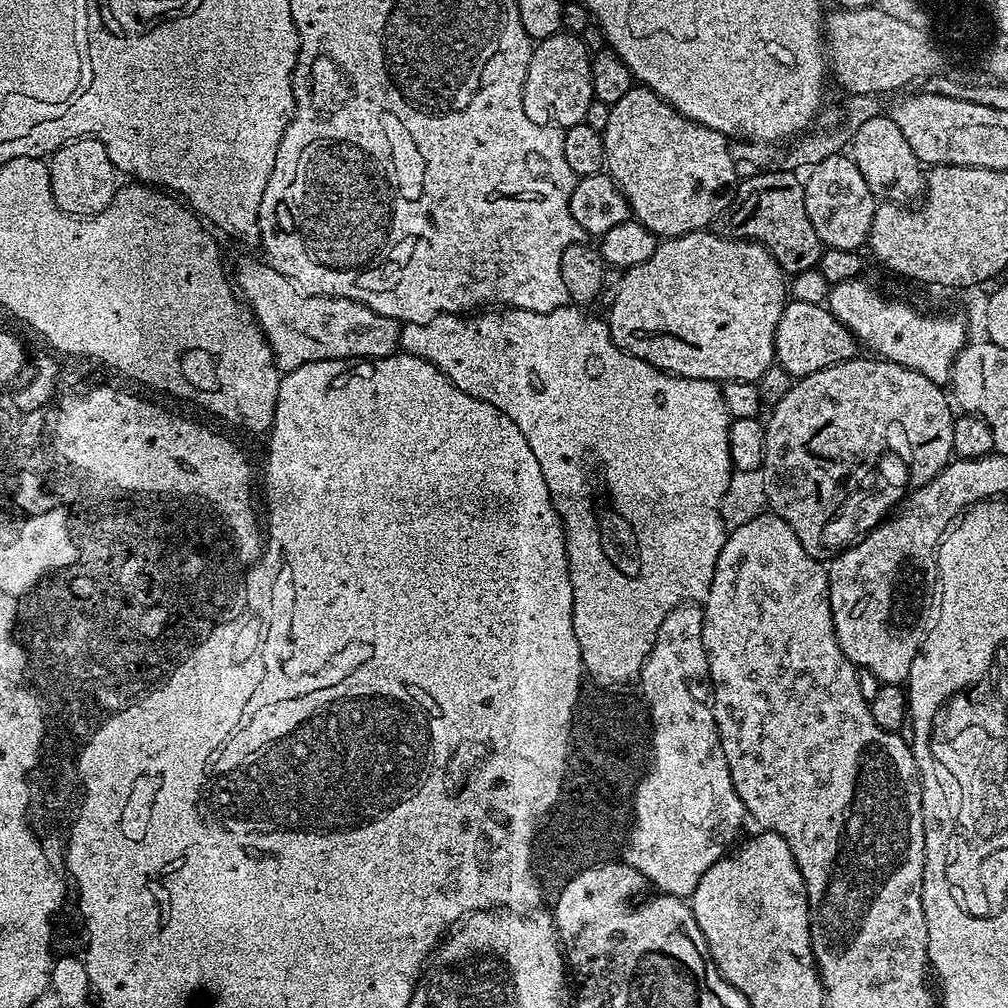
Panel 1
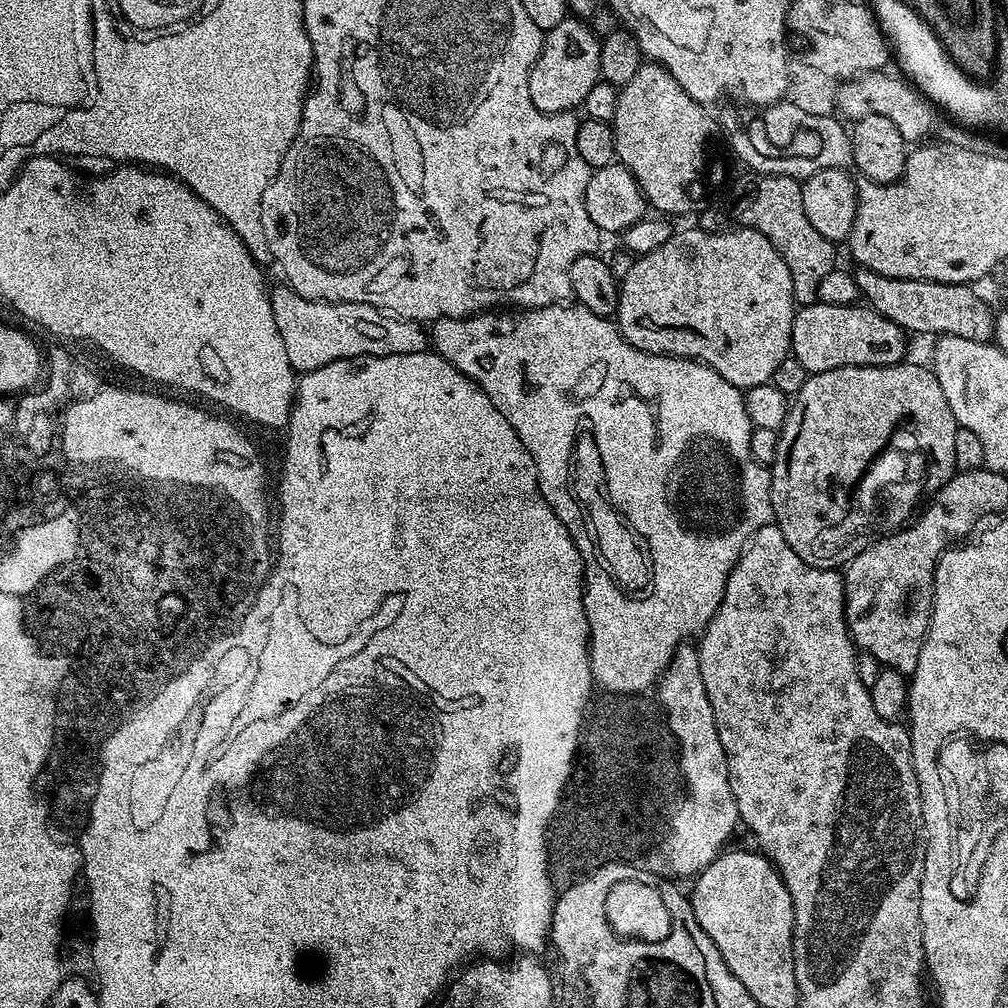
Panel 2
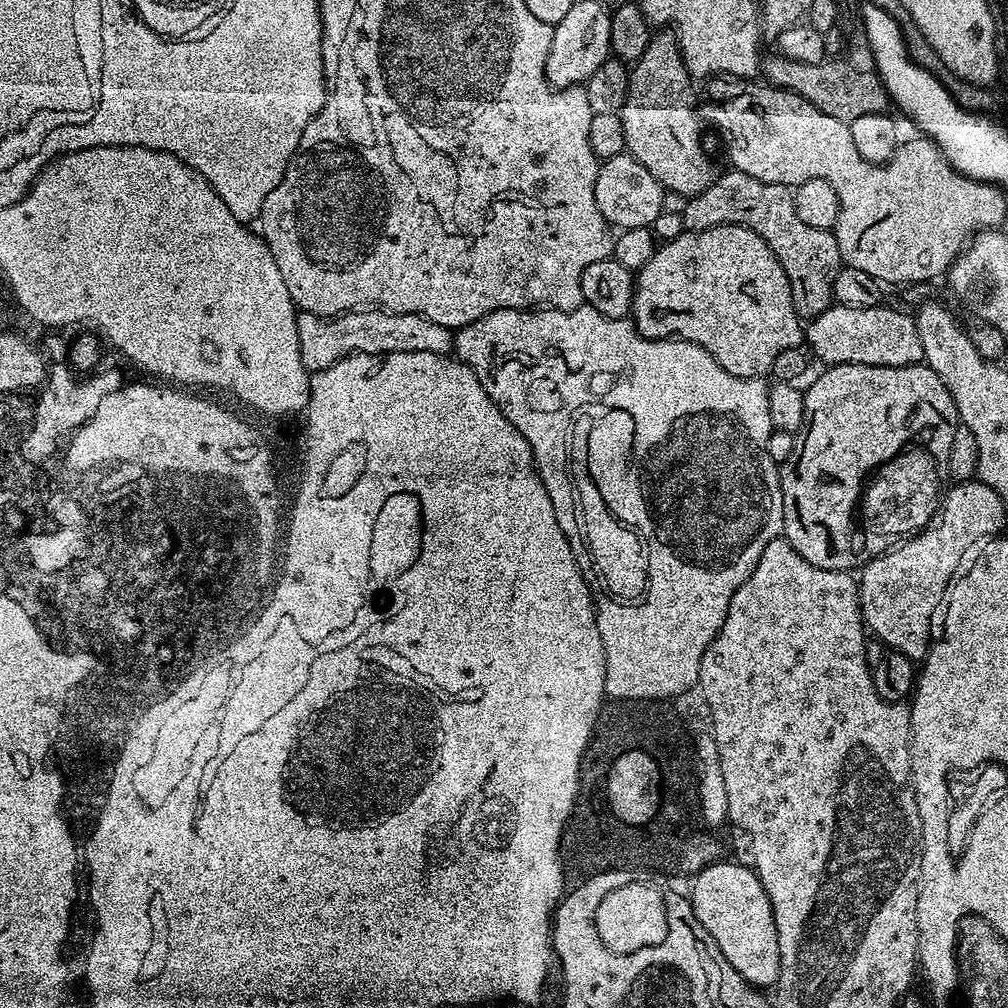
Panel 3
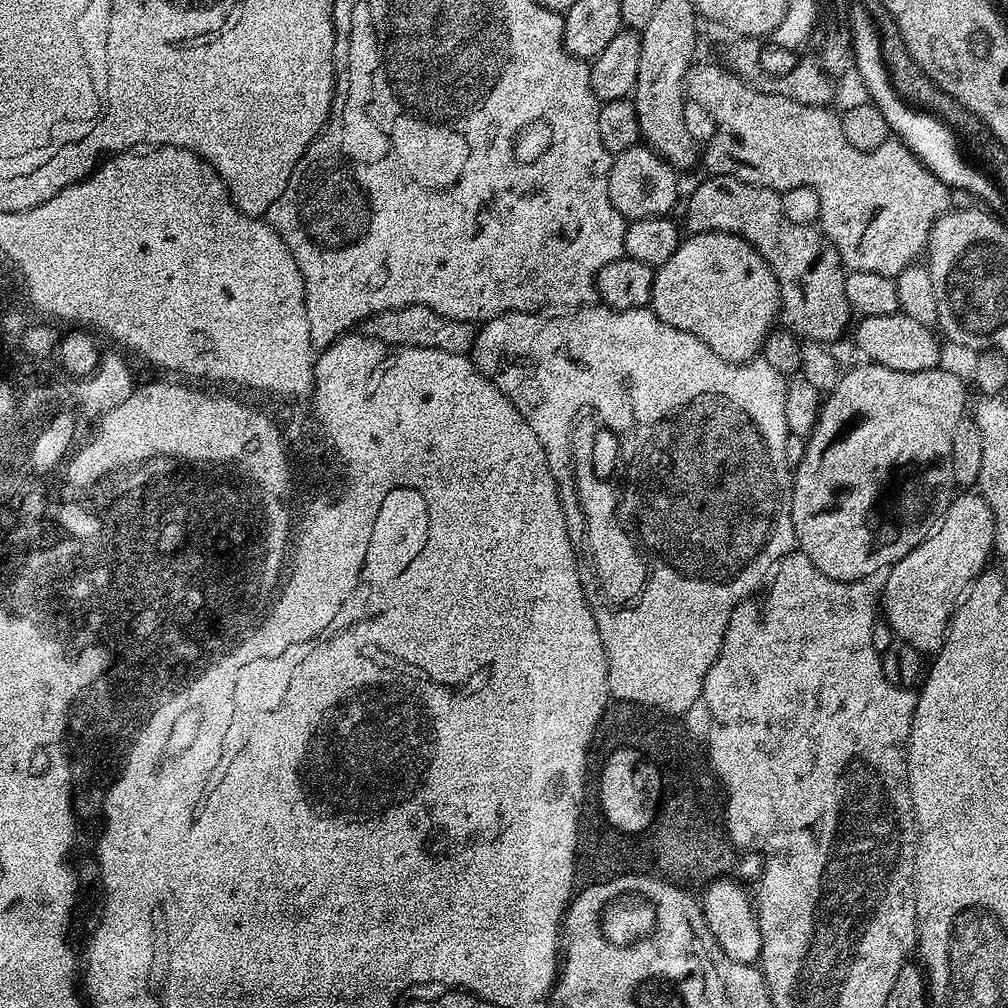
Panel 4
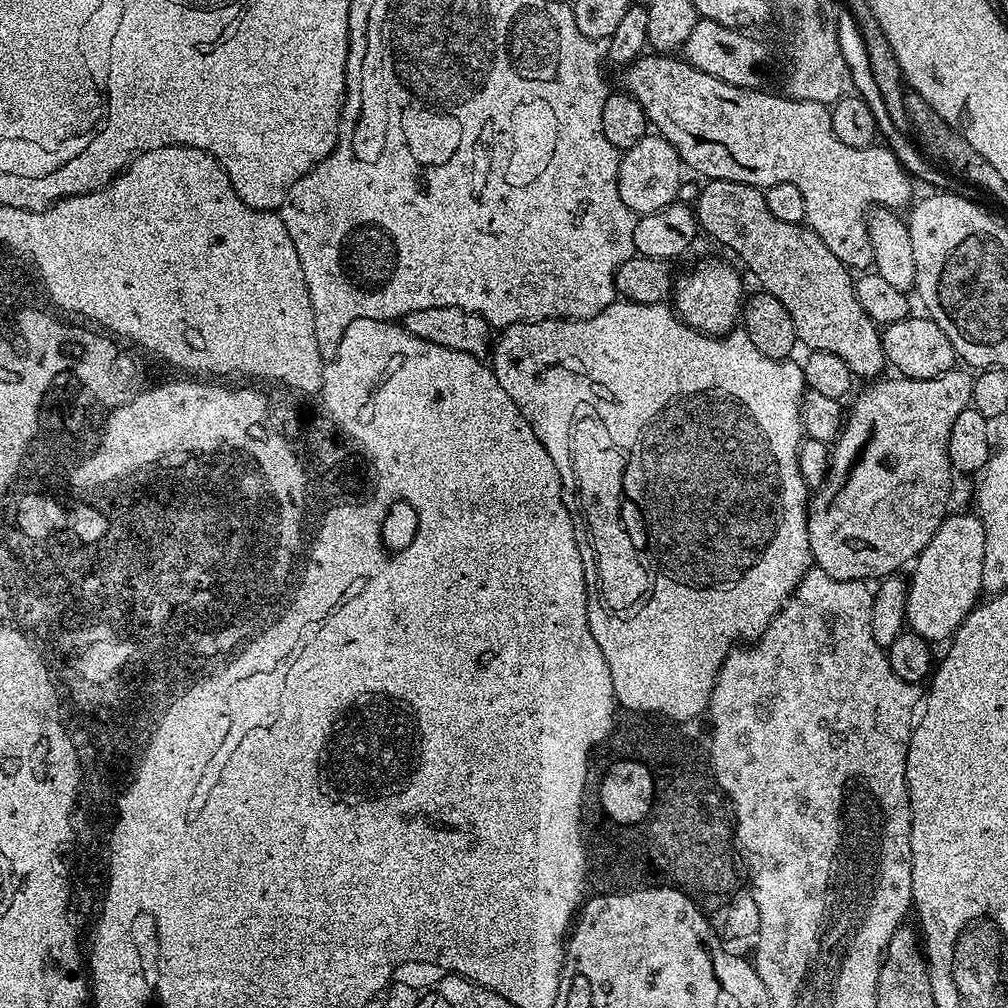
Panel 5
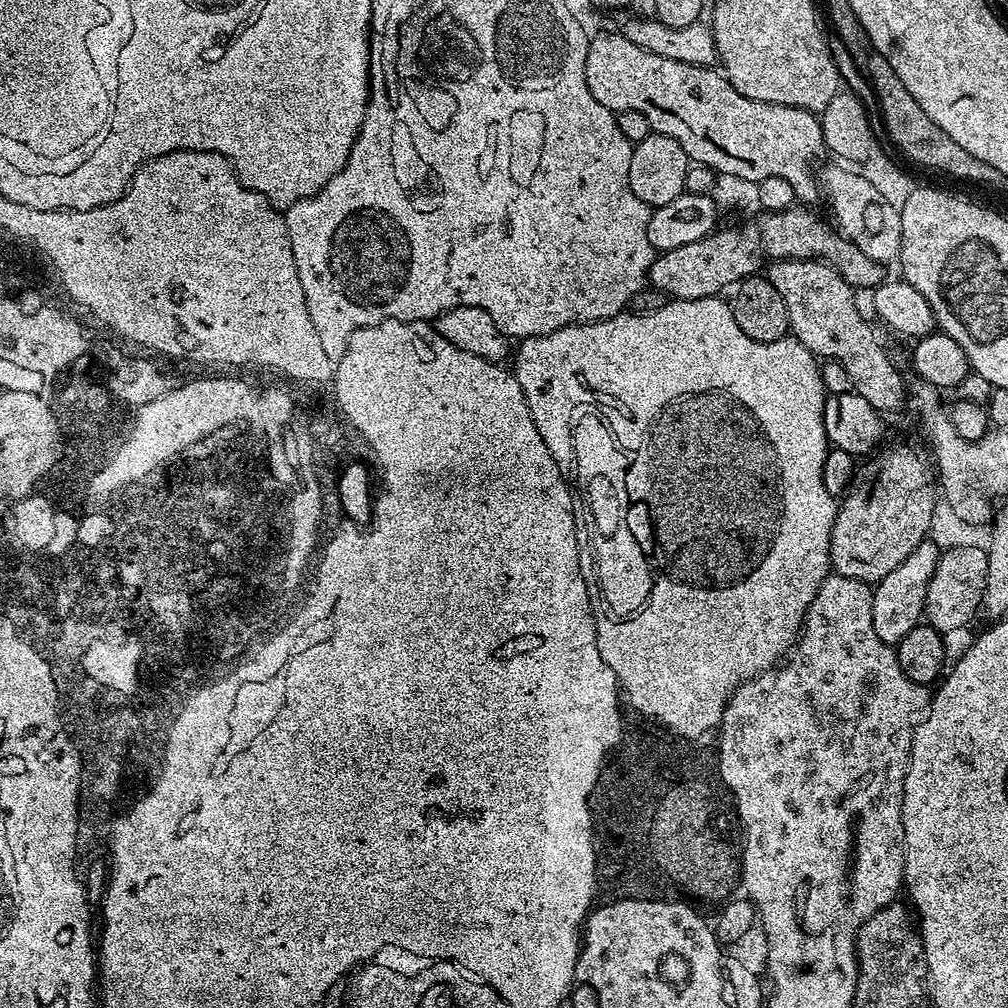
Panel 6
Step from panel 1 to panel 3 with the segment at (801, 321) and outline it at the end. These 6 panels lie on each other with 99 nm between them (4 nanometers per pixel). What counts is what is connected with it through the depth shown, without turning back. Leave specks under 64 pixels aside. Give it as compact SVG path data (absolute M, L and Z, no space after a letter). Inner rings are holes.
M836 304L822 314L811 317L806 324L806 344L812 347L811 355L821 360L821 365L865 364L866 366L890 366L905 368L921 363L924 359L922 338L918 338L918 326L911 315L899 312L896 308L881 306L878 308L847 308L845 304Z

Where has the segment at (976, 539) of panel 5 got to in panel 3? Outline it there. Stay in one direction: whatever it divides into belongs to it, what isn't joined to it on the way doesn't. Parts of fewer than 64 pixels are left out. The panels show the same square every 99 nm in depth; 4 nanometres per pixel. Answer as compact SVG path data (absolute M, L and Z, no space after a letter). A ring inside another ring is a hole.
M979 478L961 480L951 486L953 488L949 492L947 489L943 493L940 507L936 509L932 523L927 528L917 532L903 544L897 544L888 552L874 558L858 572L860 613L864 619L865 629L875 639L883 642L885 649L906 654L913 662L923 661L928 655L930 641L933 639L932 615L935 614L936 607L938 607L937 612L941 607L942 601L961 567L960 559L964 555L966 555L965 557L969 555L968 547L976 539L979 541L981 538L992 538L1003 533L1000 531L1004 528L1006 505L1002 502L1002 498L998 498L998 494L994 490L990 490L990 486L983 484Z

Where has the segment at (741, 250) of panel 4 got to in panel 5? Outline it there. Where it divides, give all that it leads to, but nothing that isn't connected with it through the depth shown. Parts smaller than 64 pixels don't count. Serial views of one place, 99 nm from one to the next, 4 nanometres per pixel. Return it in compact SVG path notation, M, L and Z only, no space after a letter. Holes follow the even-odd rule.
M700 260L685 280L674 284L674 311L685 324L706 336L721 337L735 329L742 316L744 288L740 276L724 260ZM740 295L741 300L740 300Z

